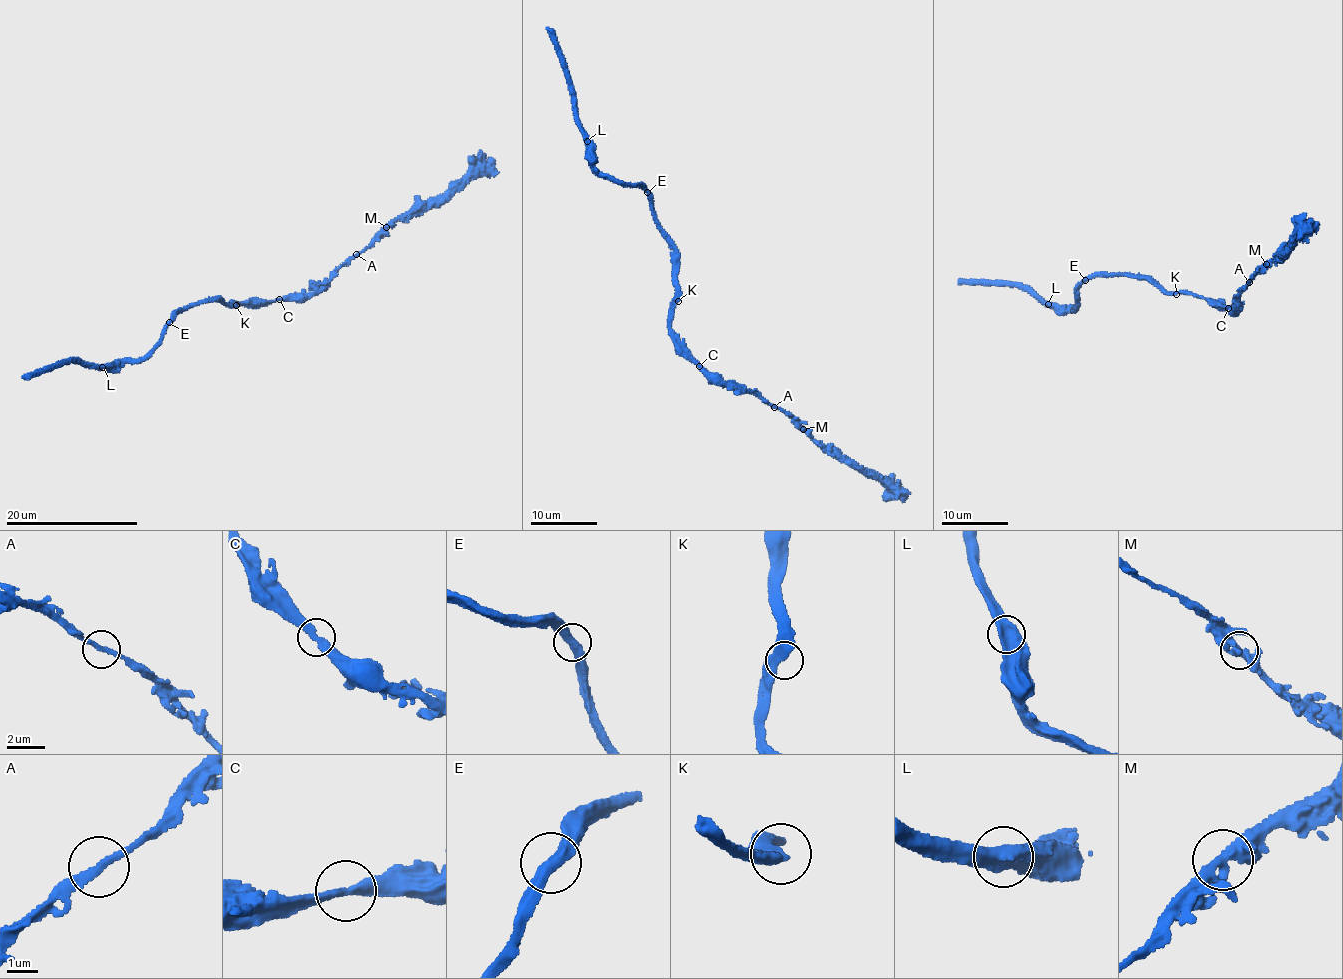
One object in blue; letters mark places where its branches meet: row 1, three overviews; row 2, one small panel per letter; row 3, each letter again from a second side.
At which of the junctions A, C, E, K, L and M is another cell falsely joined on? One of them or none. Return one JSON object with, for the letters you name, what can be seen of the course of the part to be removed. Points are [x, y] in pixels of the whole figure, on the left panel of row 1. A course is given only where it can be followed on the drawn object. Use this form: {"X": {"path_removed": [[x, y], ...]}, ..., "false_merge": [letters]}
{"false_merge": []}

